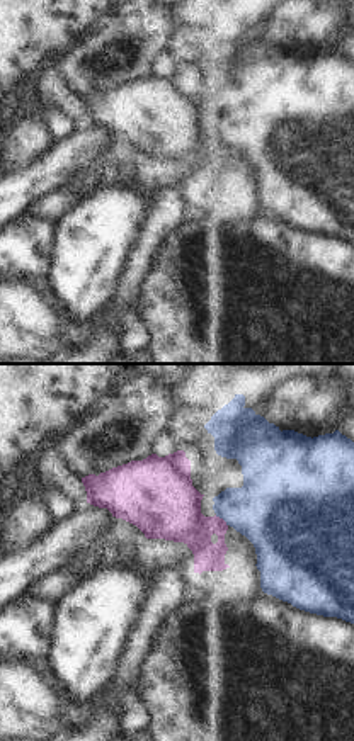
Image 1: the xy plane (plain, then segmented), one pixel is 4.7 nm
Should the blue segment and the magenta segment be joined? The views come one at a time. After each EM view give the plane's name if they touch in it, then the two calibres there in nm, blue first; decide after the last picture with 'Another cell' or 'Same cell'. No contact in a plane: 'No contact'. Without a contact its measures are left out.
Touches blue in xy. Thickness 360 nm (blue) against 280 nm

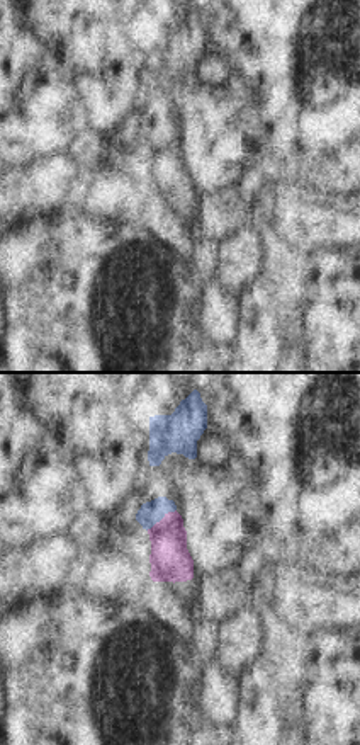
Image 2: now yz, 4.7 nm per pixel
Touches blue in yz. Thickness 110 nm (blue) against 190 nm

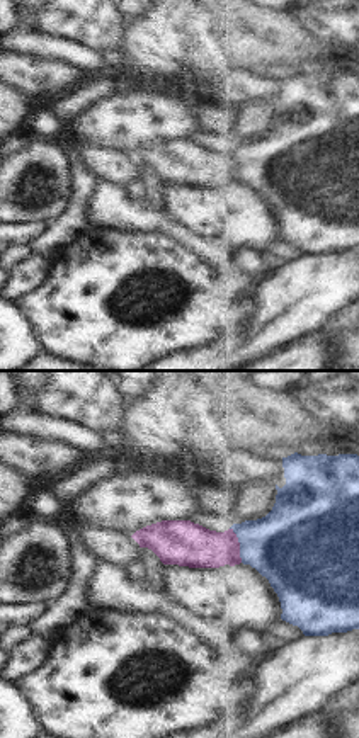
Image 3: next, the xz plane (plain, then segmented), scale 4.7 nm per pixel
Touches blue in xz. Thickness 400 nm (blue) against 200 nm

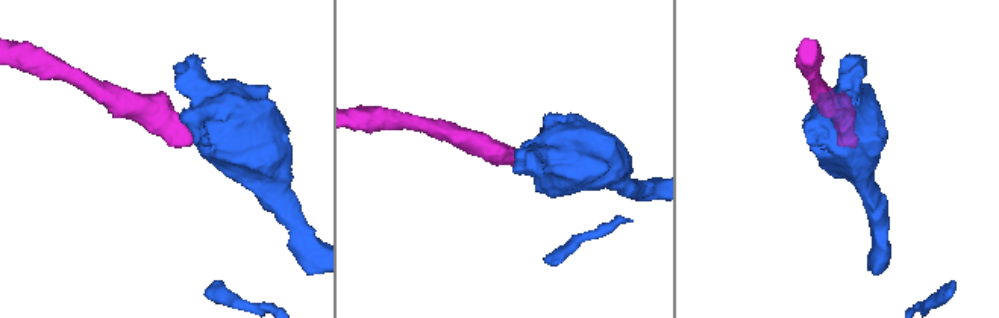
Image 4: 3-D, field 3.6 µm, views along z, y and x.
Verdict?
Another cell

